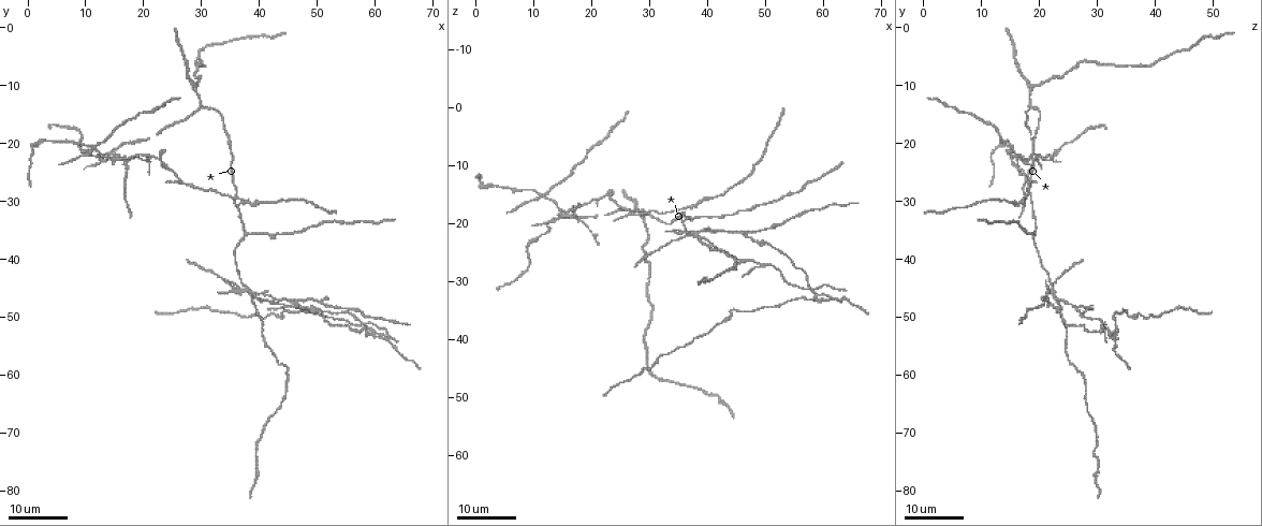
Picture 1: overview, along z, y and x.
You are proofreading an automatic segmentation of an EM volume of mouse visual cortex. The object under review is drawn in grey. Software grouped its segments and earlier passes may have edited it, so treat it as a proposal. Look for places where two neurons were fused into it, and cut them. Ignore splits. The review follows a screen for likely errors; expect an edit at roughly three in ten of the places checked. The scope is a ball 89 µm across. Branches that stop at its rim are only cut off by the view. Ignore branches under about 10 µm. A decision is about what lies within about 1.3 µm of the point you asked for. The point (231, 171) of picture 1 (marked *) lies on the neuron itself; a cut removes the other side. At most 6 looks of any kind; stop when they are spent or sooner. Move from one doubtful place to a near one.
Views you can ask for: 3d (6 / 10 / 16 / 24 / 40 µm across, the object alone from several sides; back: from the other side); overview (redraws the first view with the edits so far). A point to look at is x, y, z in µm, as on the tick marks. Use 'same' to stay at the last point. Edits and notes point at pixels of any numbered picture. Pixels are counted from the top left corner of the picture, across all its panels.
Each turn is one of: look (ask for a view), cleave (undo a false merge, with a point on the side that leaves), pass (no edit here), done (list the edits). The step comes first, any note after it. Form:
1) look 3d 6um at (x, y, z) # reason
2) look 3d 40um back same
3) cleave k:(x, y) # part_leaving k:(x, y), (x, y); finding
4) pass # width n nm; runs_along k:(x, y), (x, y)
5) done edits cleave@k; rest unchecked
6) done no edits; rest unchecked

look 3d 16um at (29.0, 10.0, 19.0)

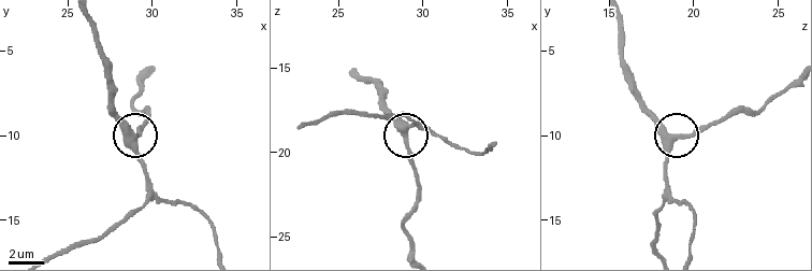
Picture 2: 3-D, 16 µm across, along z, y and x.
look 3d 10um at (28.8, 10.1, 19.1) # closer look

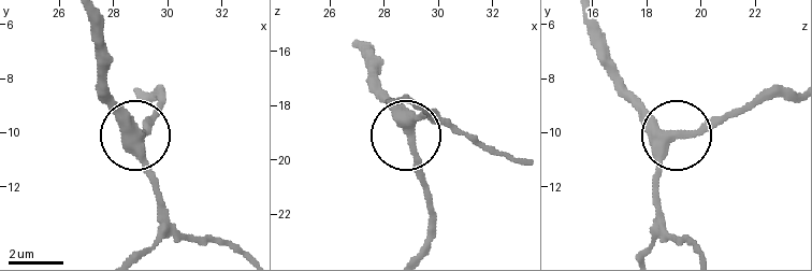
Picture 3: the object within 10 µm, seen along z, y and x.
pass # side_arm 12 um; runs_along 3:(235, 251), (187, 237), (173, 226), (141, 138), (99, 96); continuous, no second neuron

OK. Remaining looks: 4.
look 3d 24um at (37.5, 36.0, 19.5) # three arms meet

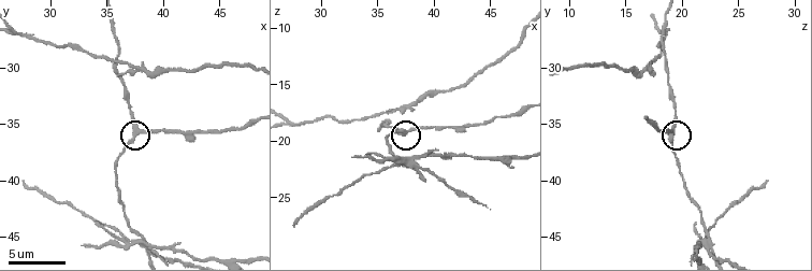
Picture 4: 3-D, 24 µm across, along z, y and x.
look 3d 6um at (37.6, 36.0, 19.2) # closer look

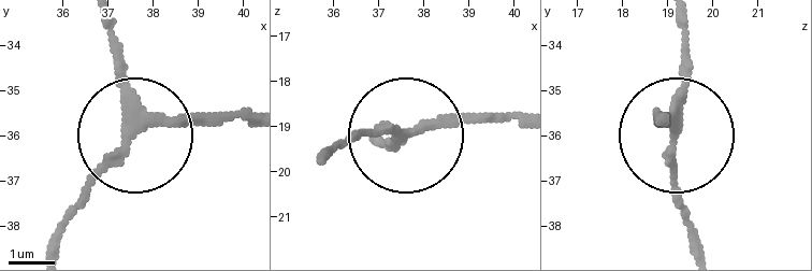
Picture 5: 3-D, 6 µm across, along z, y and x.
cleave 5:(208, 113) # arms 3; part_leaving 5:(151, 122), (251, 122); two neurons meet here

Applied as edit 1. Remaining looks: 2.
look 3d 10um at (37.6, 45.4, 21.8) # three arms meet

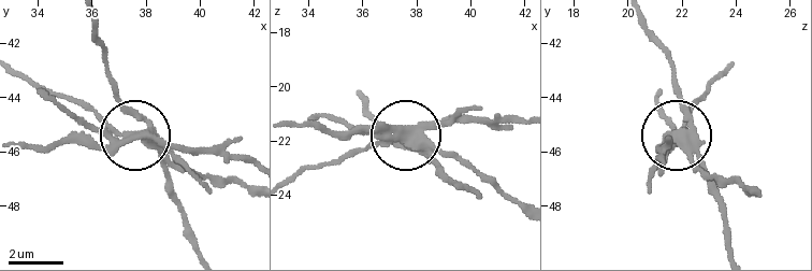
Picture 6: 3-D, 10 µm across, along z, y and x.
cleave 6:(120, 141) # arms 3; part_leaving 6:(430, 152), (476, 170), (518, 200); two neurons meet here

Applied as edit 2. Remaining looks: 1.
done edits cleave@5, cleave@6; rest unchecked

